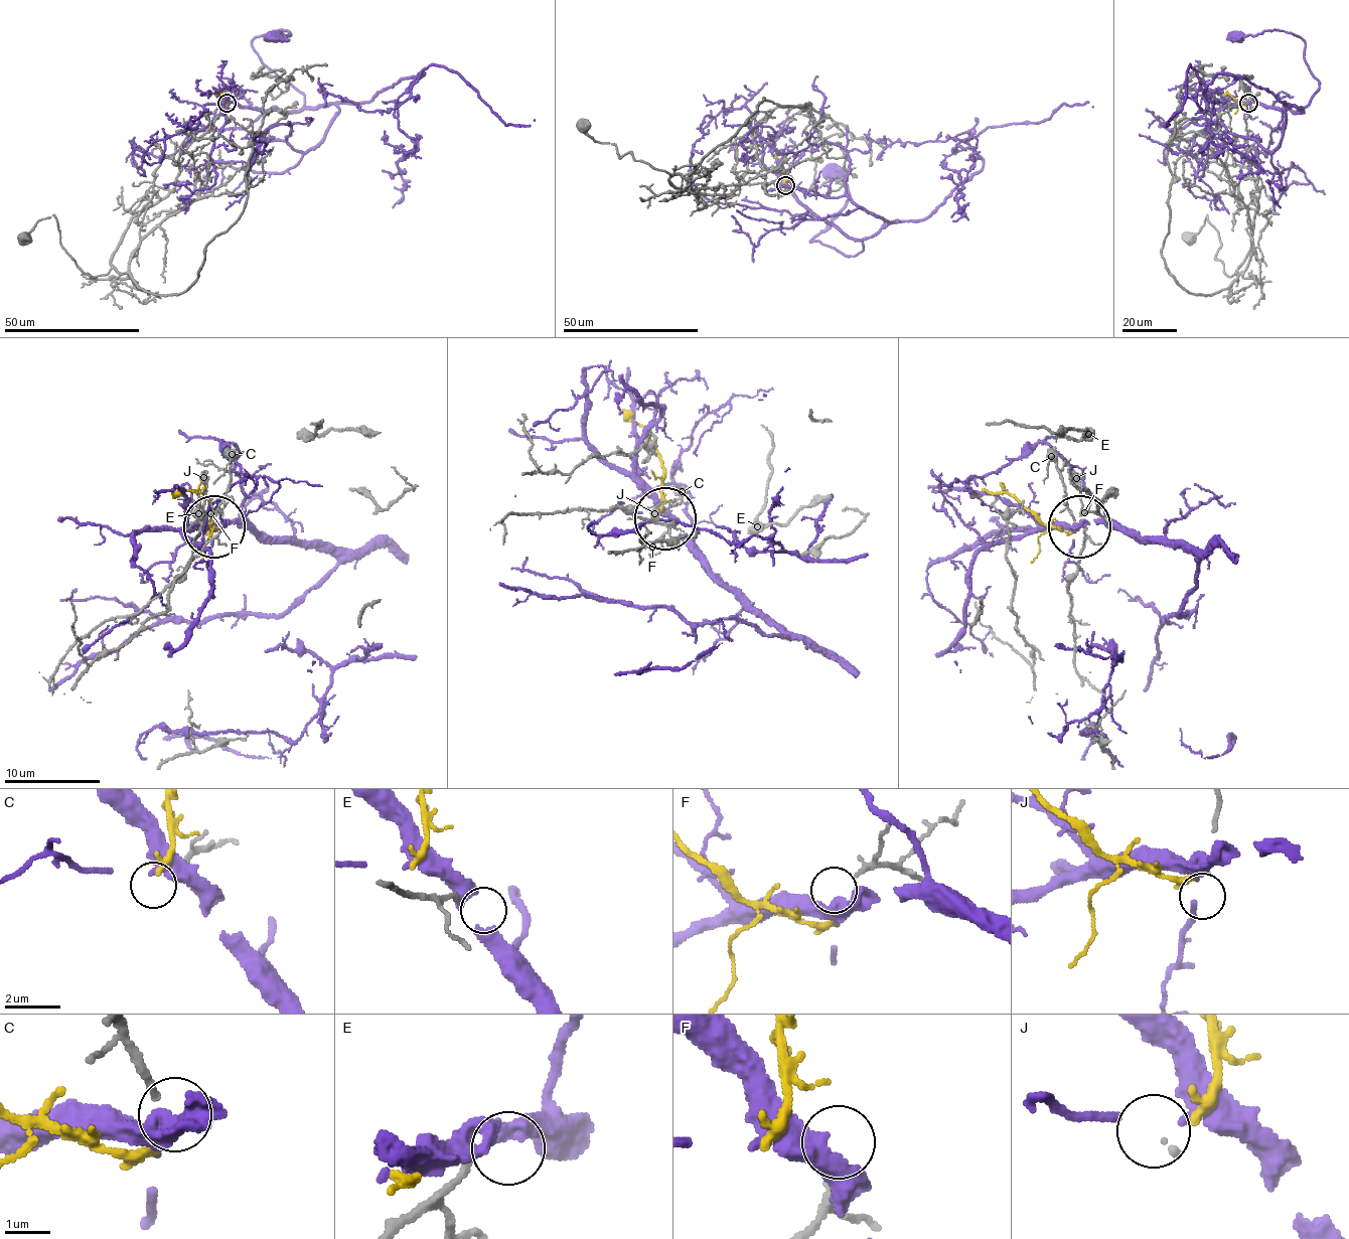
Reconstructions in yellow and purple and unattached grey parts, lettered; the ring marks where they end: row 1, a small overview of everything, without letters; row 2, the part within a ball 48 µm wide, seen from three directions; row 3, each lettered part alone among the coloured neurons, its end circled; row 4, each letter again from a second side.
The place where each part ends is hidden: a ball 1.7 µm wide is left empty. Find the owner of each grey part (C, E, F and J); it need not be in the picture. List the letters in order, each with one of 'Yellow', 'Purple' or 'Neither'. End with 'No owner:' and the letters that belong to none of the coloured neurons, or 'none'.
C: Neither
E: Neither
F: Neither
J: Neither
No owner: C, E, F, J

